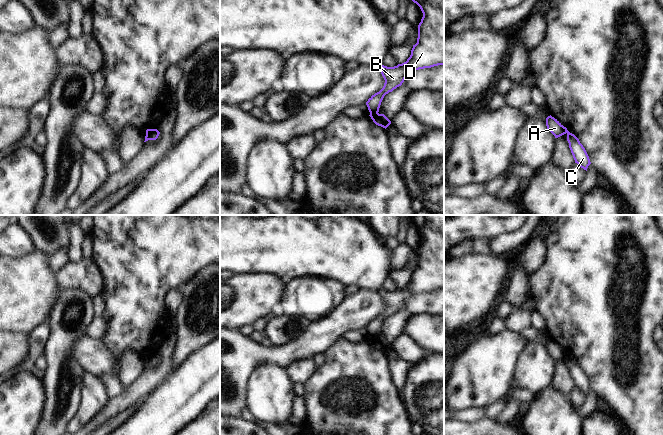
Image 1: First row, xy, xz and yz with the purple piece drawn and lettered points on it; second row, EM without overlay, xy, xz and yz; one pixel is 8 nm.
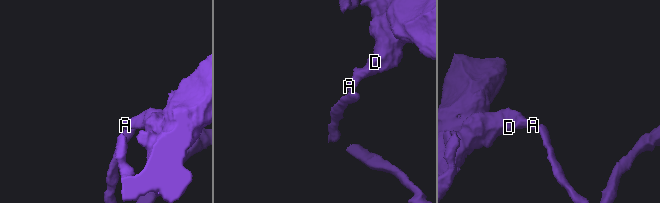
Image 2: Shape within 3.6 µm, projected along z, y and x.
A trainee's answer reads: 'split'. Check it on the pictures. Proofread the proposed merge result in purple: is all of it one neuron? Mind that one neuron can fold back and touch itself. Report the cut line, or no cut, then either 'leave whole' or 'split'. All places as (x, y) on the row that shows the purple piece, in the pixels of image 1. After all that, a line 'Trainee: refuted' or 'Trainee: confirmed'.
xz (378, 113), (370, 114) | split
Trainee: confirmed

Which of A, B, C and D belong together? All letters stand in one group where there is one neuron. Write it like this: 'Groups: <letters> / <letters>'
Groups: A B D / C.

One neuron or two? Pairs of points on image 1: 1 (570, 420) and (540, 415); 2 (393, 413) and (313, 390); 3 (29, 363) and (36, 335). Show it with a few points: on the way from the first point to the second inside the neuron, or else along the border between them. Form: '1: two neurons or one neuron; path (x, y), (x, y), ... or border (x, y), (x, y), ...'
1: one neuron; path (563, 420), (547, 420)
2: one neuron; path (373, 413), (349, 415), (333, 399)
3: one neuron; path (32, 356), (36, 348), (36, 342)

